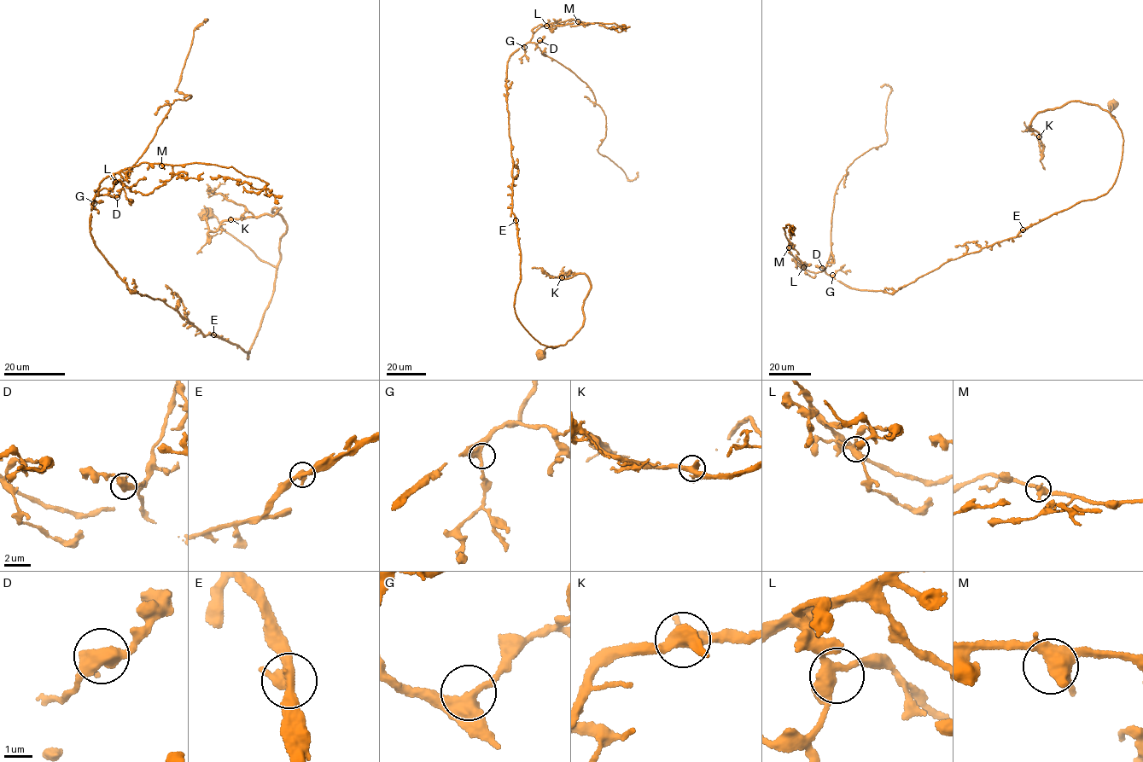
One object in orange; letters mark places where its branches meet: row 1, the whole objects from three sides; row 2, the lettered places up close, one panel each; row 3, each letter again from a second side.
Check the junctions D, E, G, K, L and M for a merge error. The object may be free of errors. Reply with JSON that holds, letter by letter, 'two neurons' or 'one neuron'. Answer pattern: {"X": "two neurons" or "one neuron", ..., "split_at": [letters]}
{"D": "one neuron", "E": "one neuron", "G": "one neuron", "K": "one neuron", "L": "one neuron", "M": "one neuron", "split_at": []}

